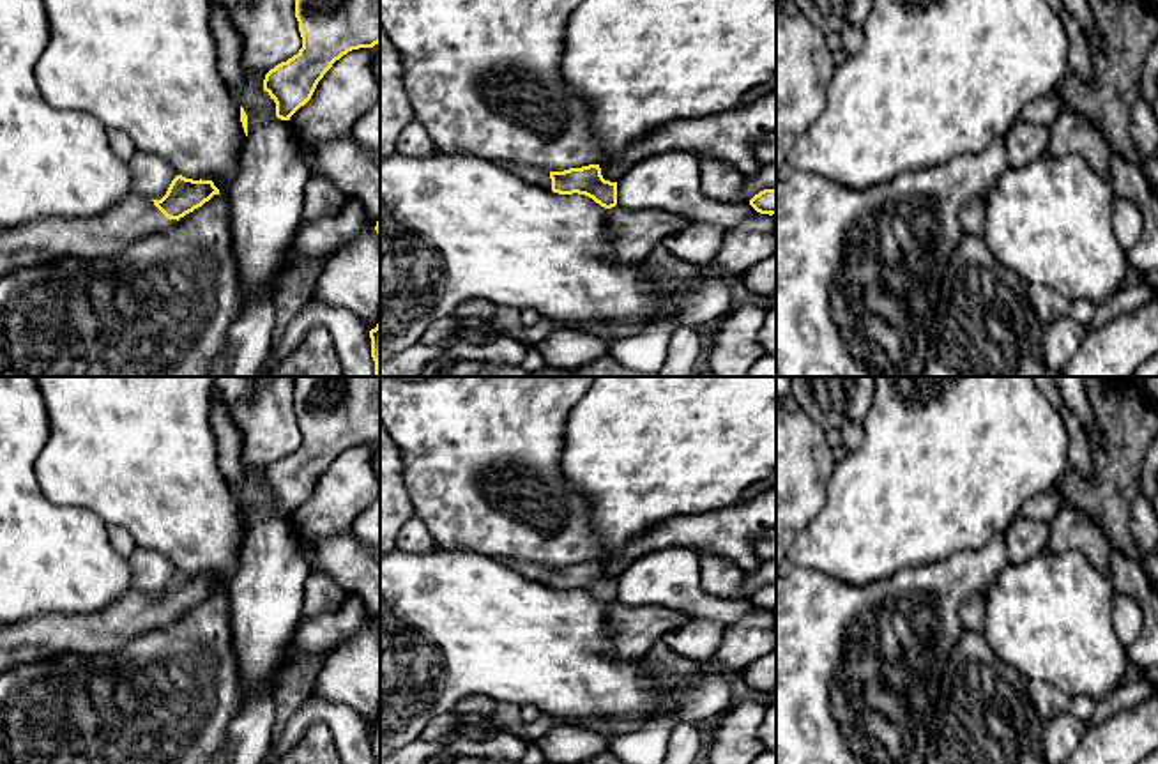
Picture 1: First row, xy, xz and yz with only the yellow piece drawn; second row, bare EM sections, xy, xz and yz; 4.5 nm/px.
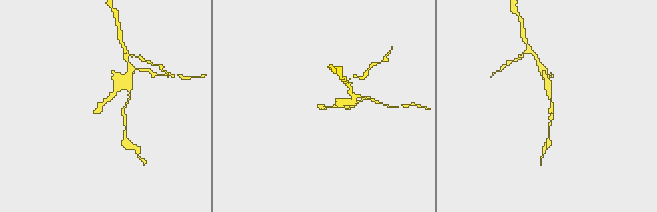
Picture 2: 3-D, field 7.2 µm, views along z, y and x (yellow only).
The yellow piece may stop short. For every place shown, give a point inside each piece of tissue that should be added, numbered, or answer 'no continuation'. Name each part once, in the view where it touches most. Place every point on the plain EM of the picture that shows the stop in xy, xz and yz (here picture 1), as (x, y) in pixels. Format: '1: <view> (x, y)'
1: xy (103, 632)

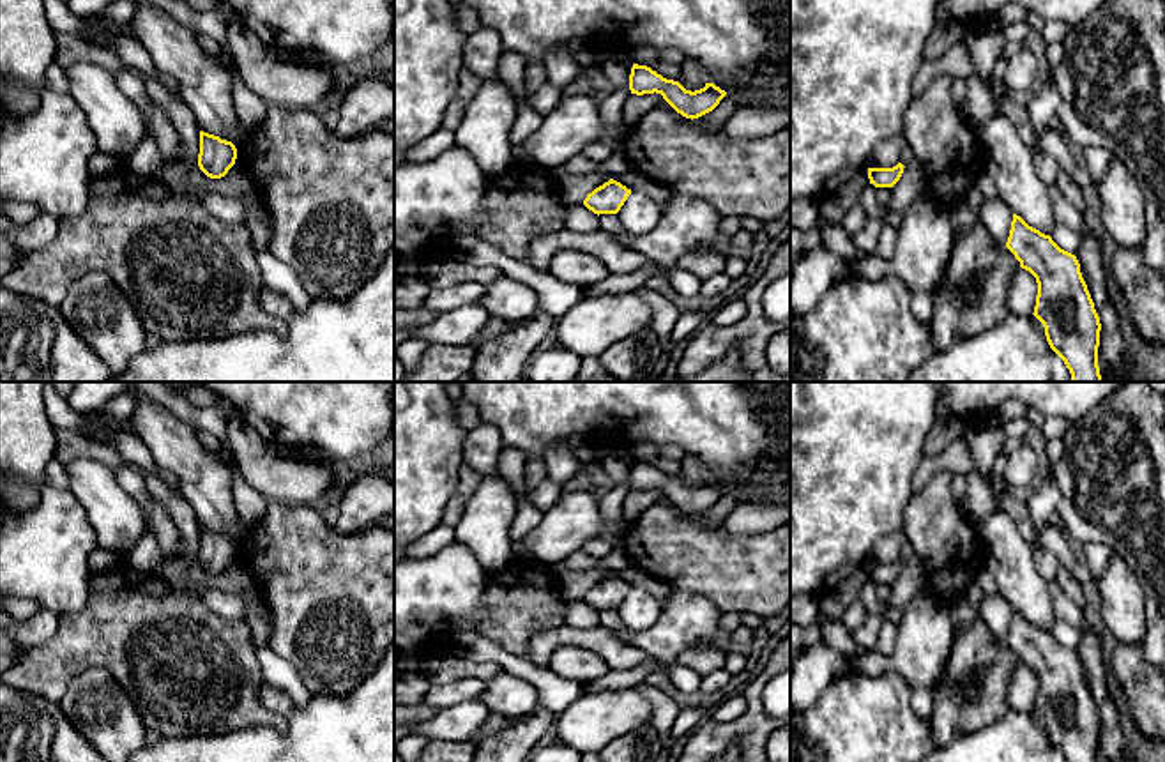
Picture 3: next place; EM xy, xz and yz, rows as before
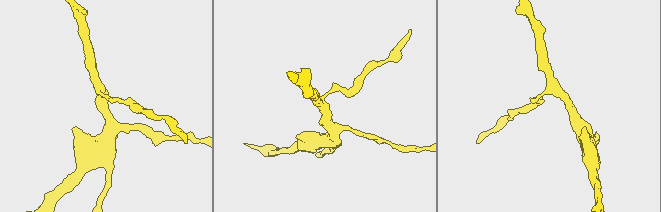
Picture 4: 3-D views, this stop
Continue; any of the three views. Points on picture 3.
no continuation

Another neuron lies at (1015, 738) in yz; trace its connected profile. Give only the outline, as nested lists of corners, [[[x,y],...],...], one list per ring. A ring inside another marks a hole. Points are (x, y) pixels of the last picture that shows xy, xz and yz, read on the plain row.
[[[1008,711],[995,723],[933,748],[923,762],[1066,762],[1032,712]]]

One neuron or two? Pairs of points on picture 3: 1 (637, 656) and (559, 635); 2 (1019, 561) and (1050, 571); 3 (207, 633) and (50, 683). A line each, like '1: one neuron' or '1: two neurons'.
1: one neuron
2: two neurons
3: one neuron

